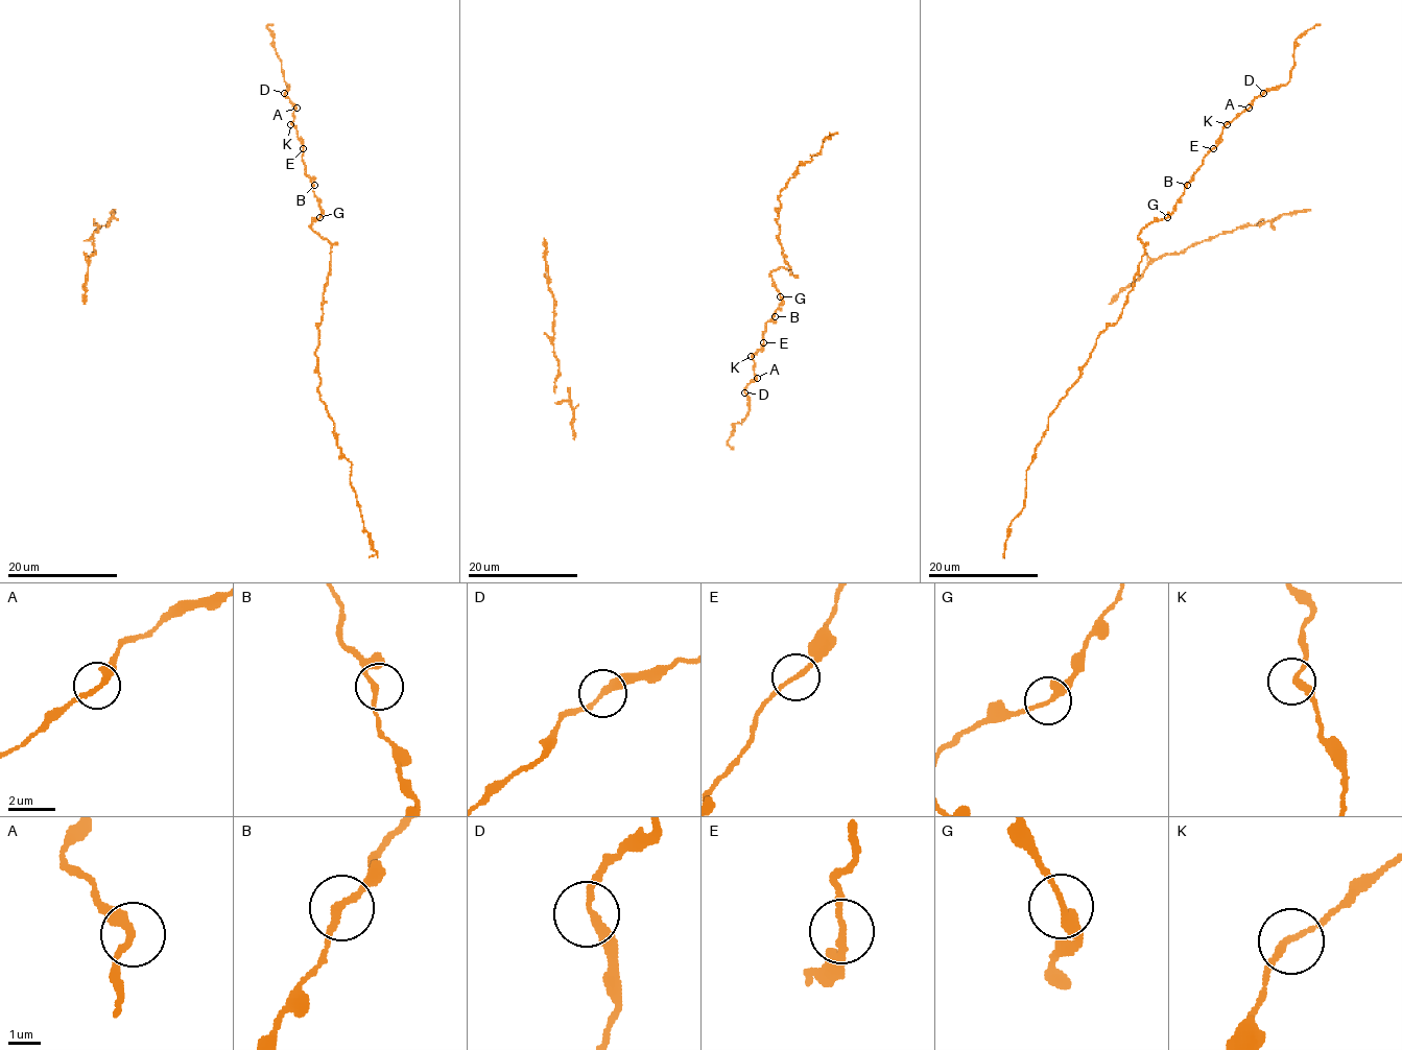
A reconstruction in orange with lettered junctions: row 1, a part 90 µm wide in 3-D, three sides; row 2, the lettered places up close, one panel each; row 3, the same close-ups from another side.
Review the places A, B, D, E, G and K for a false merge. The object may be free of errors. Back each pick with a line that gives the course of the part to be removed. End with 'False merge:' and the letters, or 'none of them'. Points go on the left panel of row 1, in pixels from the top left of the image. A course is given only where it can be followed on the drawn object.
False merge: none of them

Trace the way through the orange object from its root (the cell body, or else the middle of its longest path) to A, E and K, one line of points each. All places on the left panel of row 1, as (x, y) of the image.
A: (318, 218), (321, 207), (302, 160), (302, 141), (292, 124), (296, 108)
E: (318, 218), (323, 212), (306, 173), (303, 148)
K: (318, 218), (321, 207), (302, 160), (302, 141), (290, 124)

